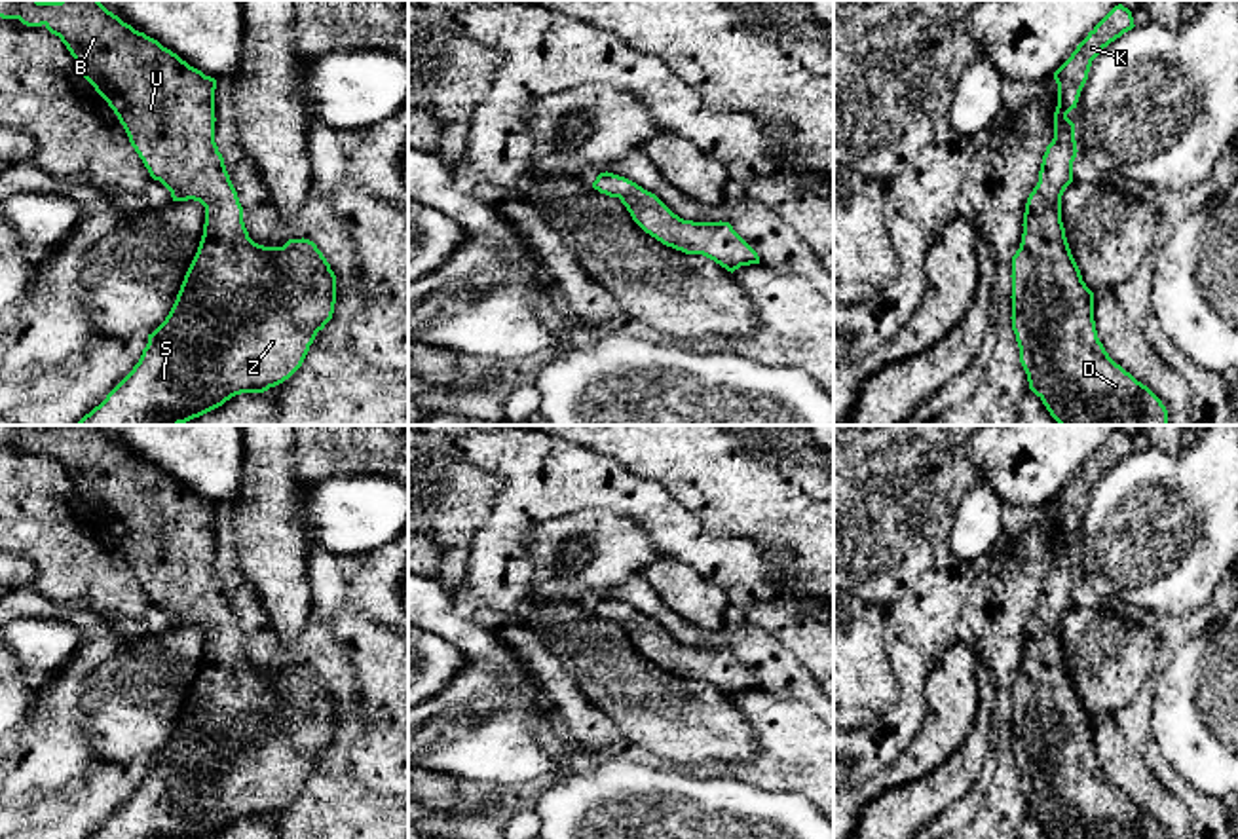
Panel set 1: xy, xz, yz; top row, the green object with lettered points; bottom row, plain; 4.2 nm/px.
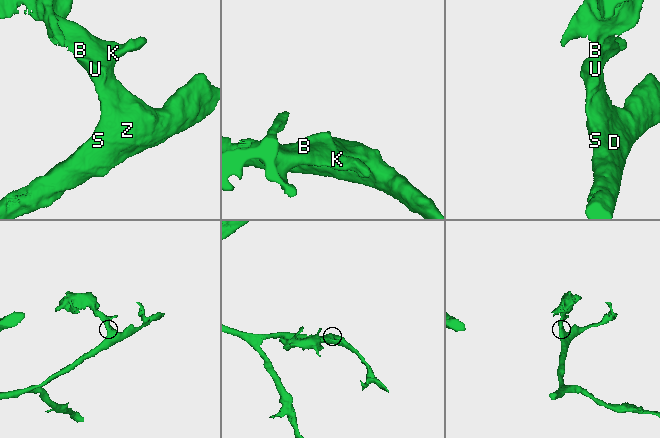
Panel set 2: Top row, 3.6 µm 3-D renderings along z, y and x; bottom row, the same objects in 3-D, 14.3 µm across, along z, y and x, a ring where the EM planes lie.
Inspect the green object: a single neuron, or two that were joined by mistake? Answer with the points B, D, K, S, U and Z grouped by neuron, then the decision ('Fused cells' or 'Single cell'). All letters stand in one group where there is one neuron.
Groups: B D K S U Z. Single cell

